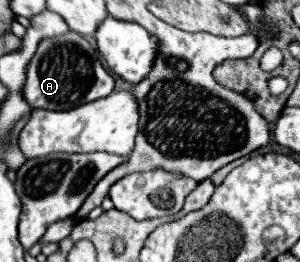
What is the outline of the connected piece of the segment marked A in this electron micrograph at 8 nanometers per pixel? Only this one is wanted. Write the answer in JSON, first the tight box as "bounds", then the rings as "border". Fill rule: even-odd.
{"bounds":[24,33,114,109],"border":[[[78,33],[44,39],[28,65],[24,97],[34,109],[72,109],[96,99],[104,99],[114,91],[114,77],[102,67],[96,49]]]}

